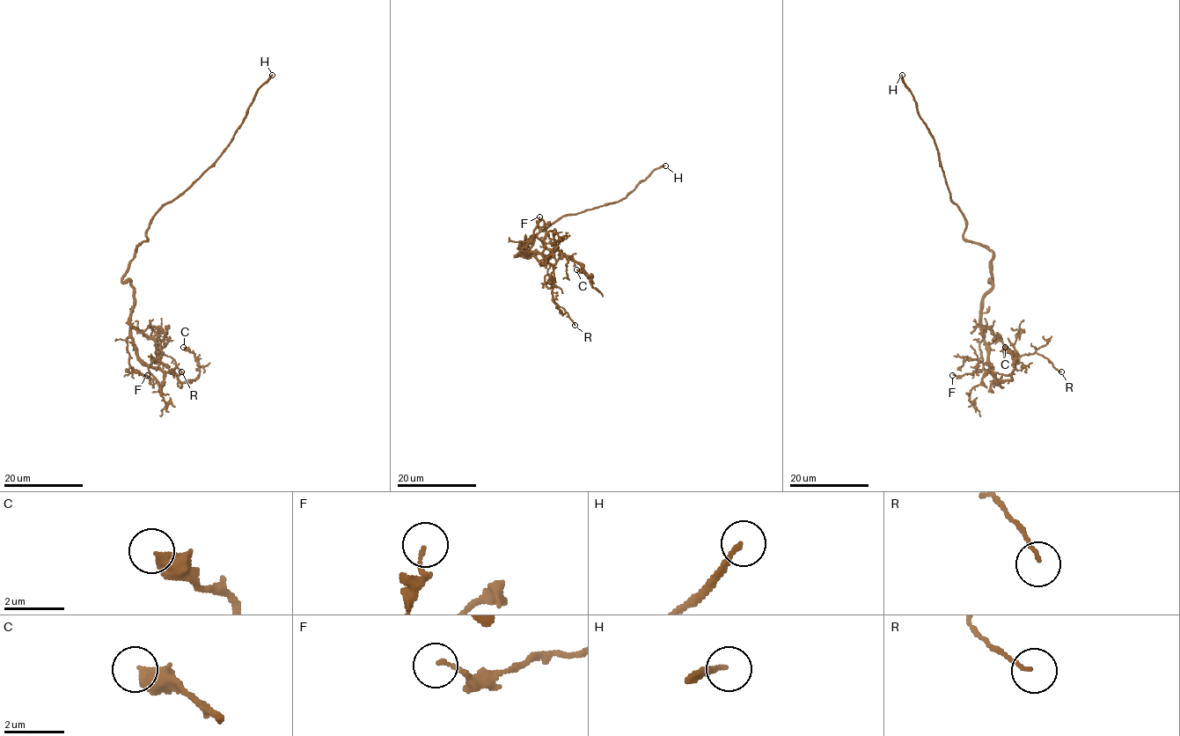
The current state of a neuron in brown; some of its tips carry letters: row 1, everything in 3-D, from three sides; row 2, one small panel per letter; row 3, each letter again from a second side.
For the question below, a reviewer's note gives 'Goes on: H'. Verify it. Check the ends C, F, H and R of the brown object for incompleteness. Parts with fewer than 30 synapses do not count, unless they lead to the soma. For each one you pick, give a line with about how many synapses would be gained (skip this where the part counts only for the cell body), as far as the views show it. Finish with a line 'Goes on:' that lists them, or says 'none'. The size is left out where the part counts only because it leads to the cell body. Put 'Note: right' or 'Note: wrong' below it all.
H: 45 synapses
Goes on: H
Note: right

